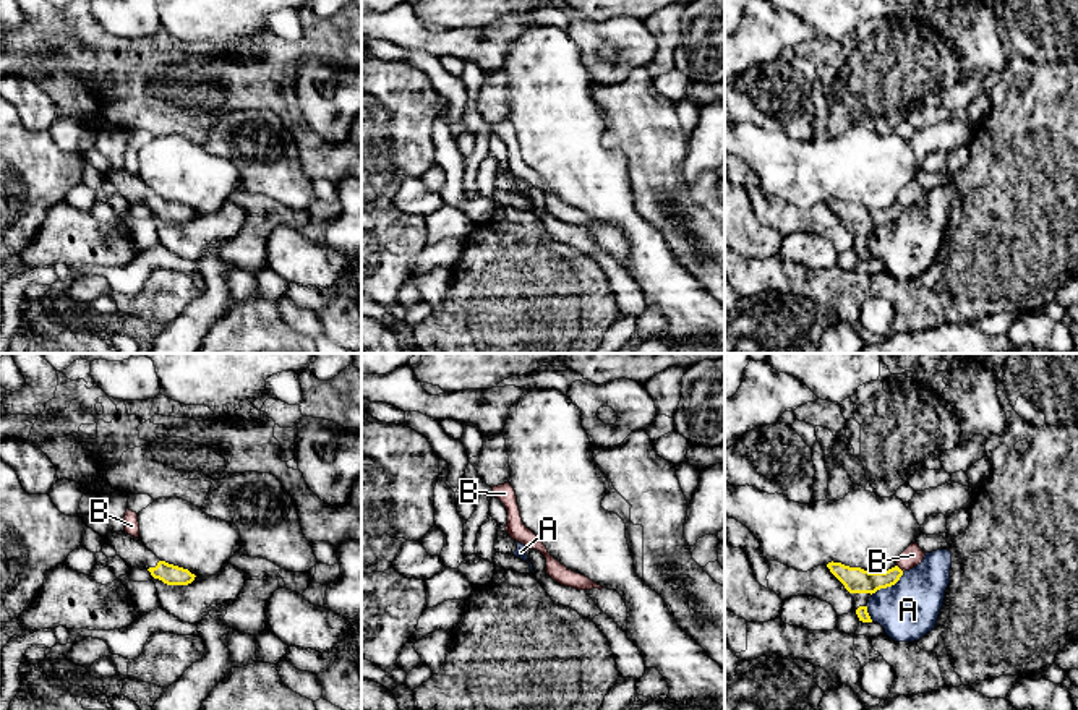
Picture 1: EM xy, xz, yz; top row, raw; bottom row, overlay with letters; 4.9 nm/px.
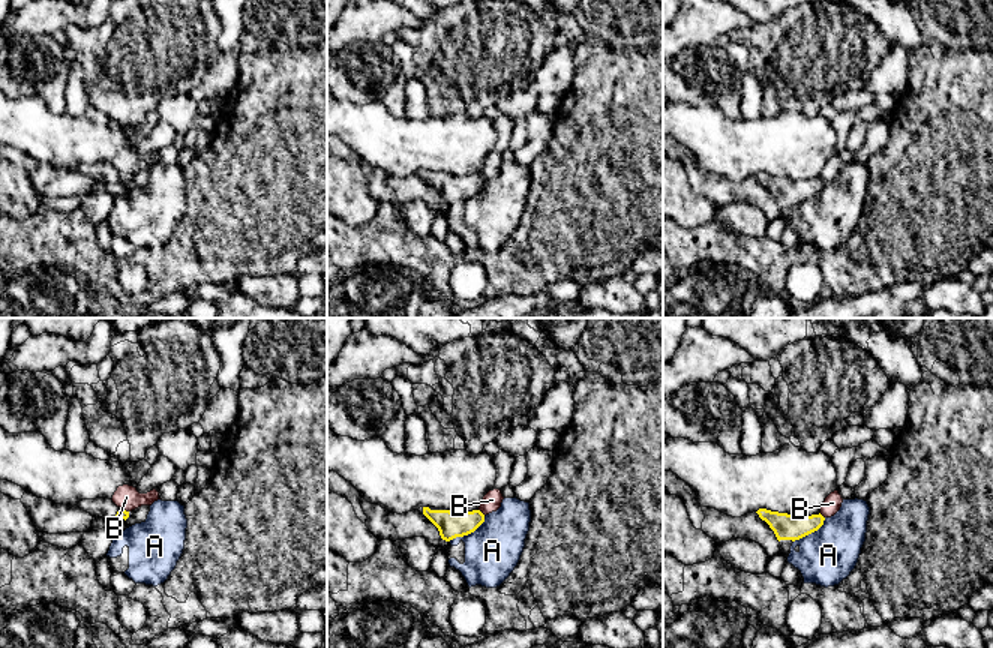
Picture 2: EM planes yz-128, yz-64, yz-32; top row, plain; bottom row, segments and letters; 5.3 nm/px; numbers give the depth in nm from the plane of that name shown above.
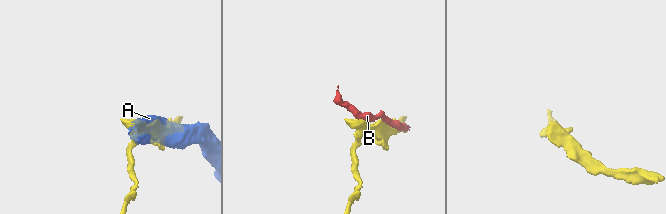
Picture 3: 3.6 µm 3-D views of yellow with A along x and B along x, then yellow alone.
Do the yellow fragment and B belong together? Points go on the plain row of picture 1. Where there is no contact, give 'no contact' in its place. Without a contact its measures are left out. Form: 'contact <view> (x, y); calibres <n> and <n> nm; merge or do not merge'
contact yz (898, 205); calibres 130 and 100 nm; do not merge

